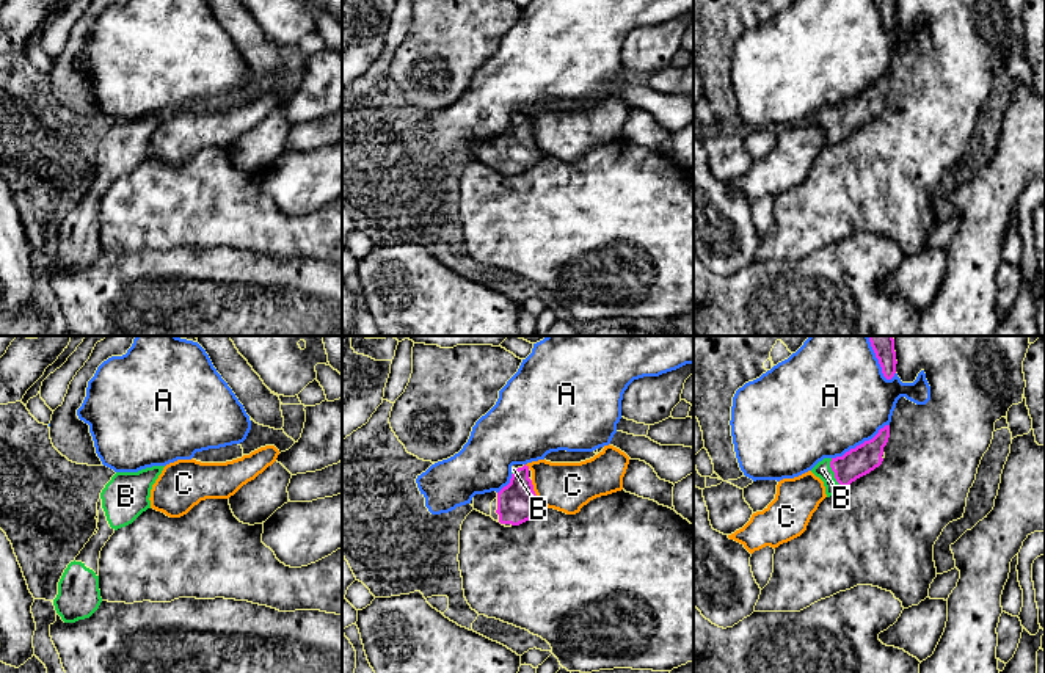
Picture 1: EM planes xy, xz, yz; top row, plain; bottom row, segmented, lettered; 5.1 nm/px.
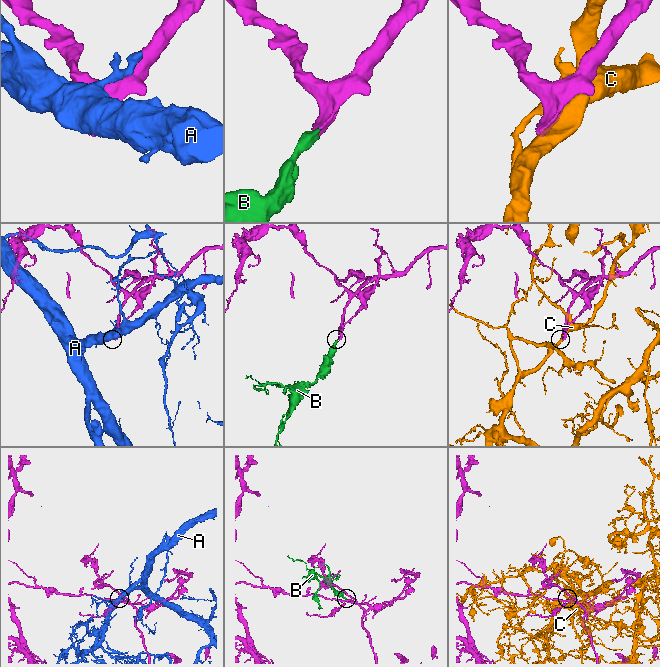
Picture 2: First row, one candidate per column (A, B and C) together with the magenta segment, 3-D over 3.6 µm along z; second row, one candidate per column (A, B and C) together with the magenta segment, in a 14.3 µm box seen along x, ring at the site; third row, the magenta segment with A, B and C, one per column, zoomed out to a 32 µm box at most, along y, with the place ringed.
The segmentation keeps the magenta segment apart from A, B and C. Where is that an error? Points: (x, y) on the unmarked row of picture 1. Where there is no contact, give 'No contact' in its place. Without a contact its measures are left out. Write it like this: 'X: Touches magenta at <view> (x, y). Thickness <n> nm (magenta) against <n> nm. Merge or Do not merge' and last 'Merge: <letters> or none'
A: Touches magenta at yz (860, 93). Thickness 150 nm (magenta) against 500 nm. Do not merge
B: Touches magenta at yz (835, 123). Thickness 150 nm (magenta) against 90 nm. Merge
C: Touches magenta at xz (534, 141). Thickness 200 nm (magenta) against 260 nm. Do not merge
Merge: B

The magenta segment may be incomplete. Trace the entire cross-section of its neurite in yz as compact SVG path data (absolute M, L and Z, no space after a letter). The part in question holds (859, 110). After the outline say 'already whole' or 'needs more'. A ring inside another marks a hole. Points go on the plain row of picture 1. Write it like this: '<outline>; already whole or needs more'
M885 74L872 88L850 97L843 105L819 110L811 121L824 130L827 146L841 141L857 127L879 116L888 86L890 74Z; needs more

